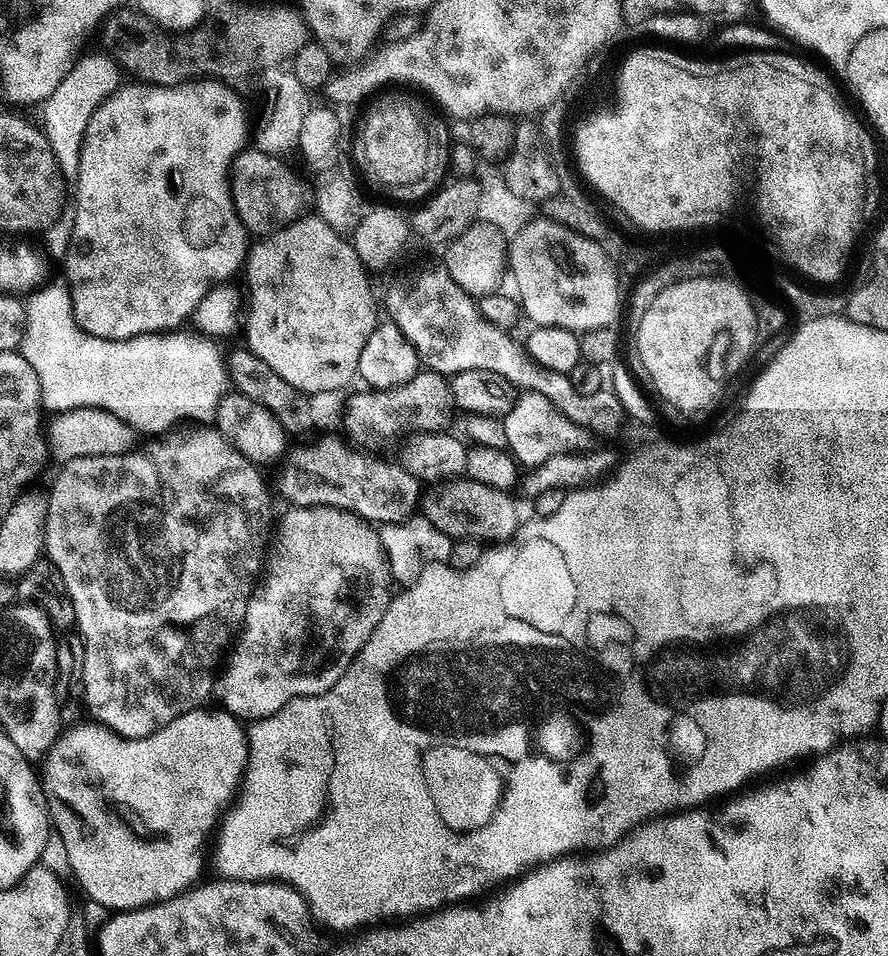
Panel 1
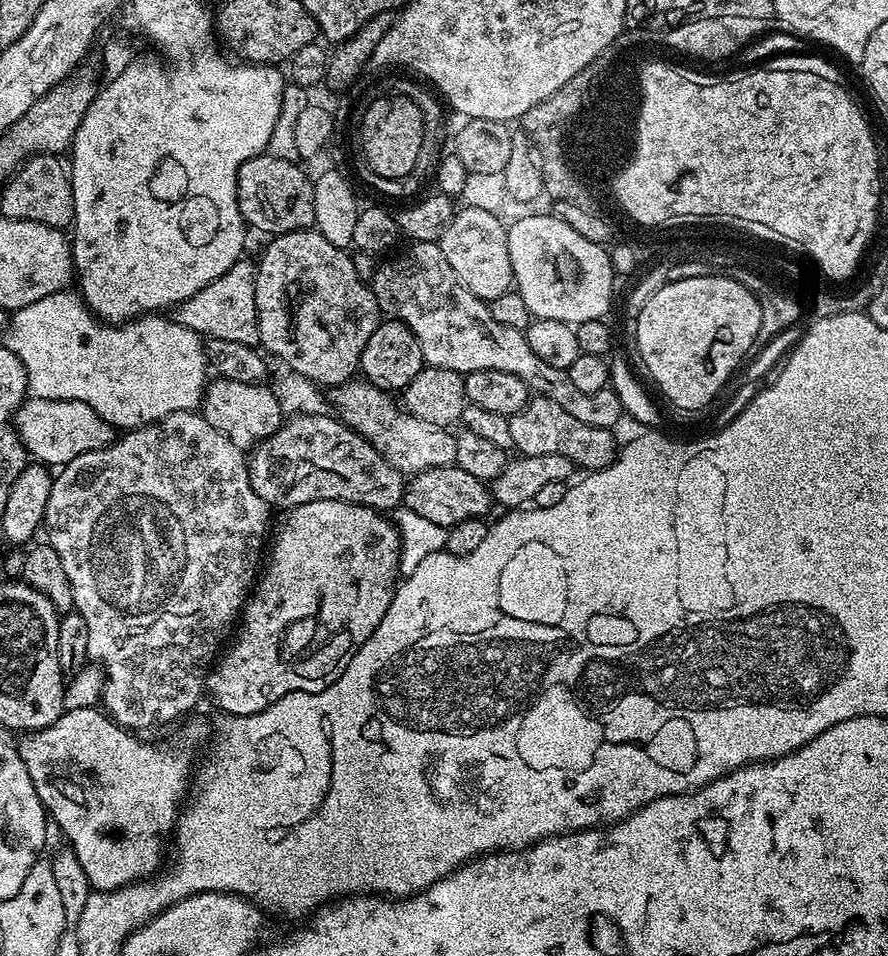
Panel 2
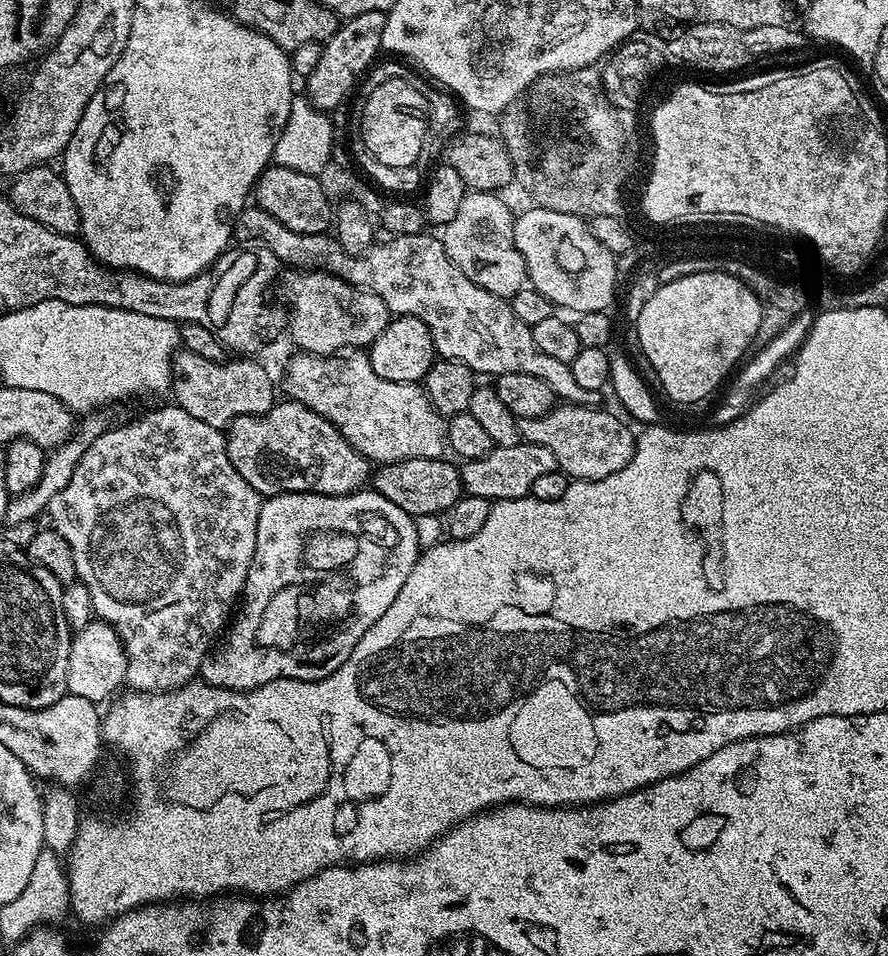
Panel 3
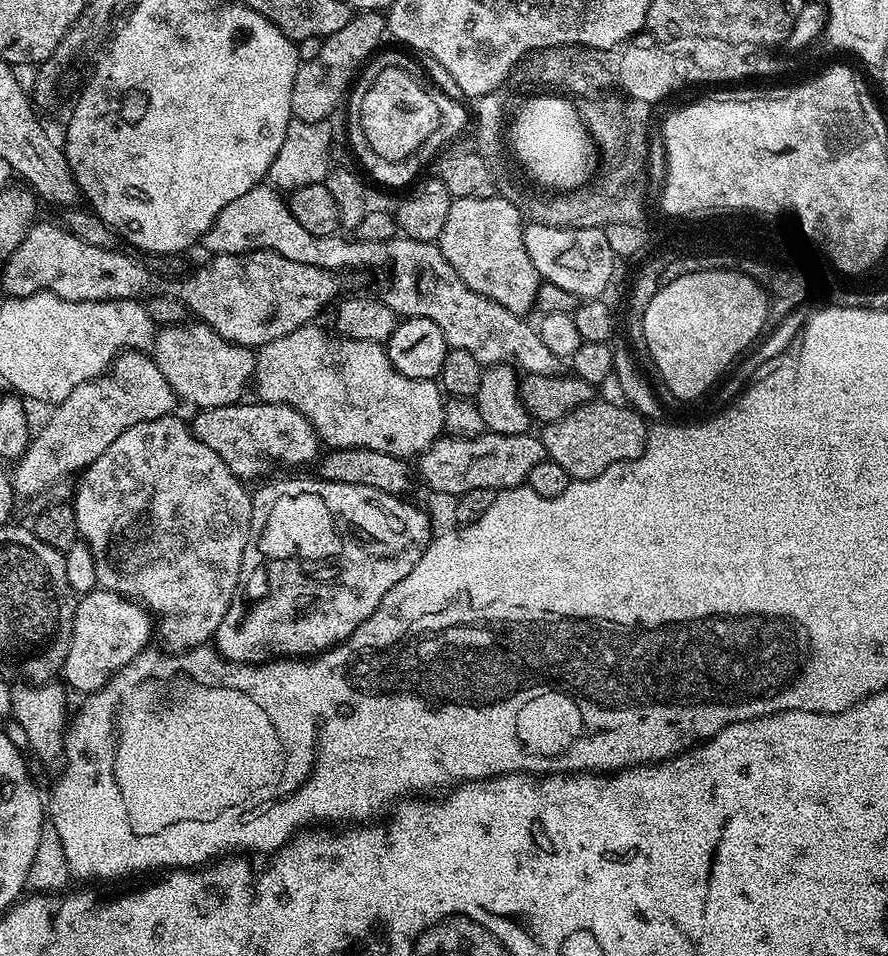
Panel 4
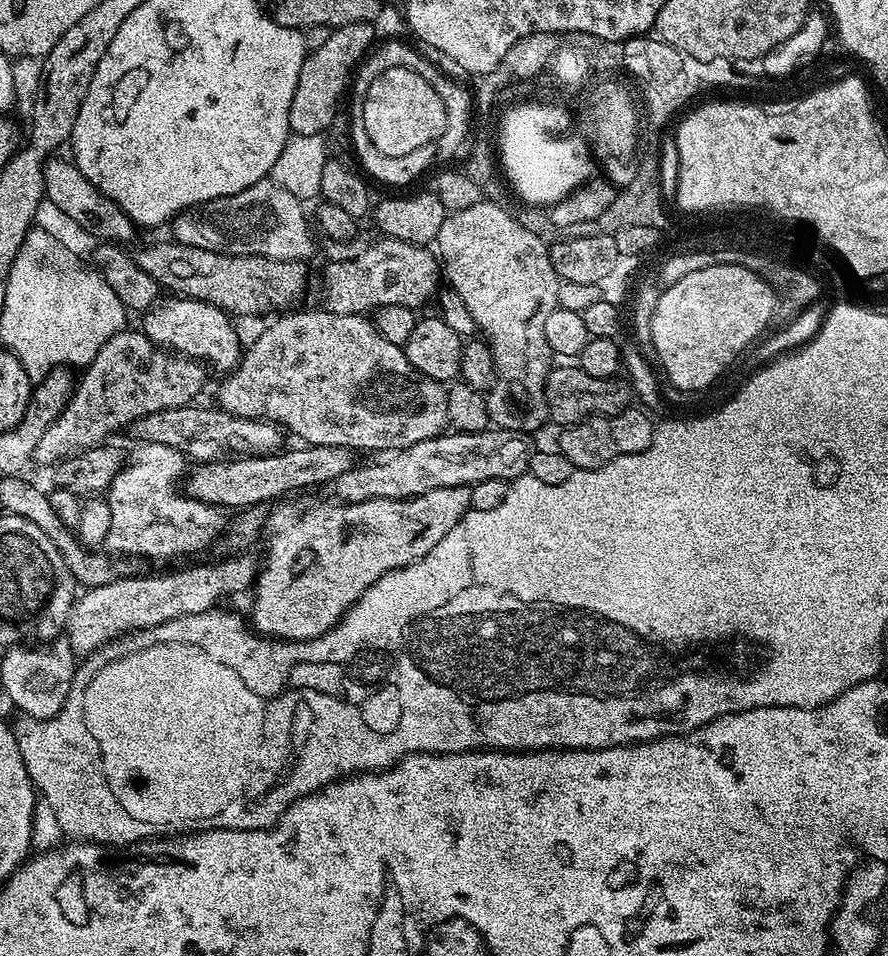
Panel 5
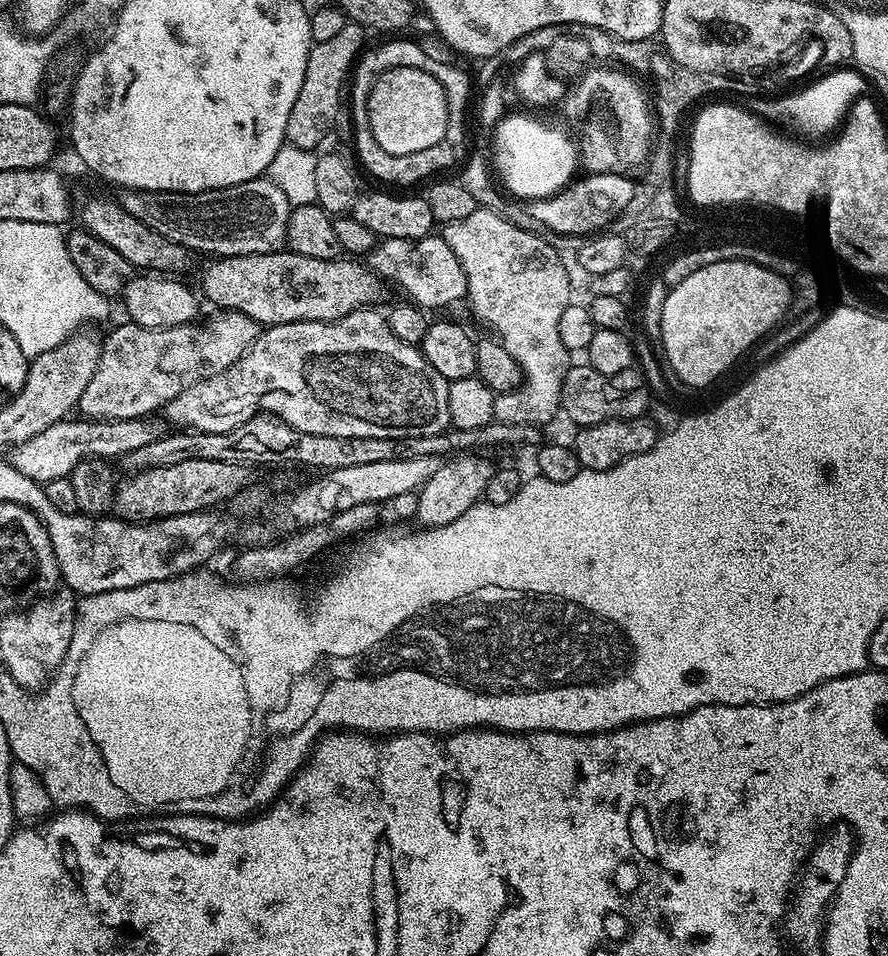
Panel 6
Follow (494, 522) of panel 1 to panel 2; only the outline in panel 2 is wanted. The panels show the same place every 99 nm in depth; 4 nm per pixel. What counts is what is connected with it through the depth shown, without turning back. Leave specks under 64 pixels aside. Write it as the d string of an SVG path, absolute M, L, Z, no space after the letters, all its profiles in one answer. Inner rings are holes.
M455 464L409 475L404 485L402 504L427 521L436 522L446 529L454 527L458 522L487 517L487 512L494 508L489 485L474 478L474 474L466 474L466 470L457 468Z

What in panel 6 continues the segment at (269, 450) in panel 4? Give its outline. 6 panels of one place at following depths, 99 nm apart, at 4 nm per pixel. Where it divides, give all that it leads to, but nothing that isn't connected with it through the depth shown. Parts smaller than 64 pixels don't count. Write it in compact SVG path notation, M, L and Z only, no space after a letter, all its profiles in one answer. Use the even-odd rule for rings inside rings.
M152 416L91 422L84 418L72 419L62 419L49 429L42 430L42 434L36 434L34 438L30 438L30 442L19 444L17 448L11 449L6 456L8 463L14 466L14 470L22 470L26 478L47 482L54 478L69 477L74 468L83 460L103 458L112 462L166 435L165 425Z

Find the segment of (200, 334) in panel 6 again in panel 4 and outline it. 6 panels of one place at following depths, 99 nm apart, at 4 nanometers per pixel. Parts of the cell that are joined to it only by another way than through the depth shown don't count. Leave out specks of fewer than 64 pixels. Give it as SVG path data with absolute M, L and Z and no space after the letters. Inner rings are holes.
M125 350L112 362L112 367L103 376L96 376L92 380L82 382L62 403L51 409L52 417L44 424L44 429L37 431L28 444L27 450L19 460L15 461L11 469L10 479L13 489L24 496L36 496L44 494L48 487L54 486L60 481L67 481L72 474L81 473L89 468L100 455L130 426L138 426L138 422L150 422L154 418L162 418L173 411L172 408L178 404L176 391L162 378L162 370L158 370L155 360L144 350Z

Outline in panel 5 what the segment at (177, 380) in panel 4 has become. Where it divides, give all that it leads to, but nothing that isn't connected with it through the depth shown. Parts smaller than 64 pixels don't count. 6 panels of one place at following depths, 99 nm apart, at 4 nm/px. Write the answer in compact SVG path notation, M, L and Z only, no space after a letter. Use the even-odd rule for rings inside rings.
M164 298L143 313L142 320L144 335L157 348L191 356L193 360L203 362L209 369L217 368L220 374L231 372L240 362L242 343L240 344L240 336L232 325L233 317L218 306L204 300Z

